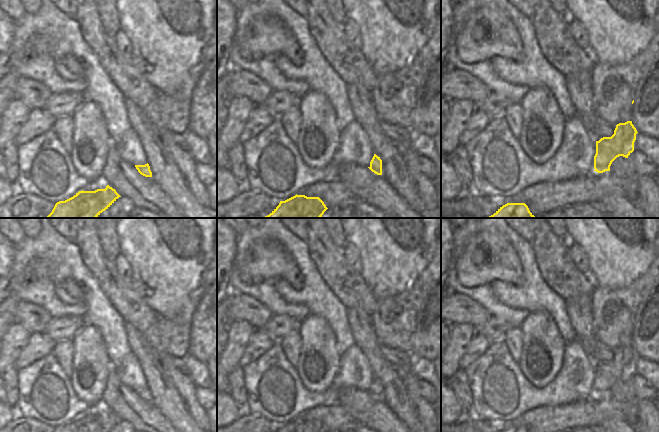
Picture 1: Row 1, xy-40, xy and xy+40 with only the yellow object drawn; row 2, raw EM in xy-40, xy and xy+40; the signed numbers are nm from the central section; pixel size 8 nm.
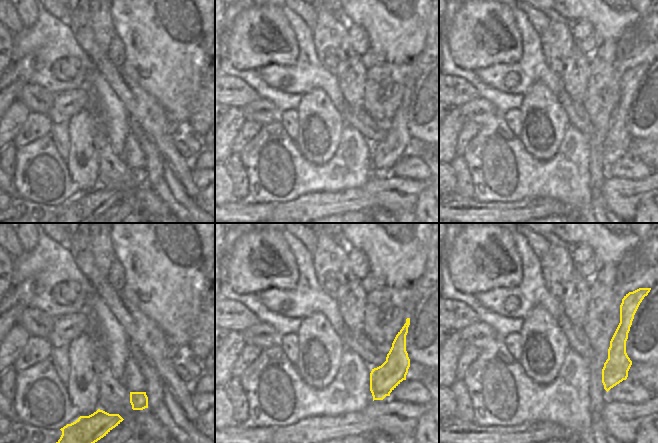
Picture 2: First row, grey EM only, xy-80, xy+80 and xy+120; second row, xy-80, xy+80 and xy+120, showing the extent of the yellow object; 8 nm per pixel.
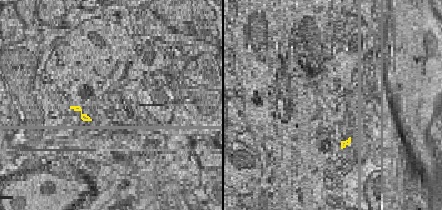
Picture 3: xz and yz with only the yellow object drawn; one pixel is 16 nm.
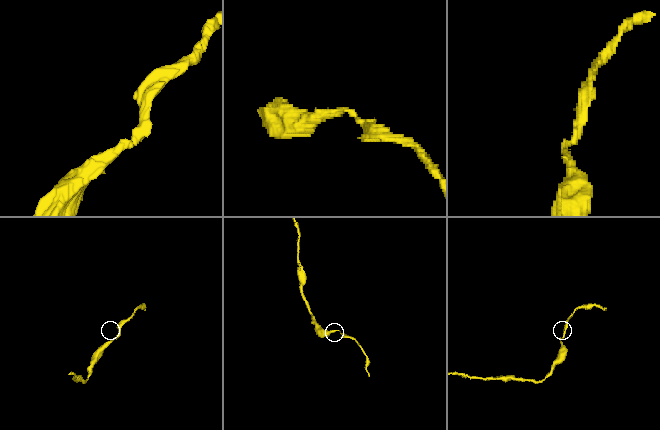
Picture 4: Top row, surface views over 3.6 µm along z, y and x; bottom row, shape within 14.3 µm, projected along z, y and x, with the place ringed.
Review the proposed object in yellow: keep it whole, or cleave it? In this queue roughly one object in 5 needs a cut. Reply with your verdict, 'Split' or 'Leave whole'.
Leave whole.

